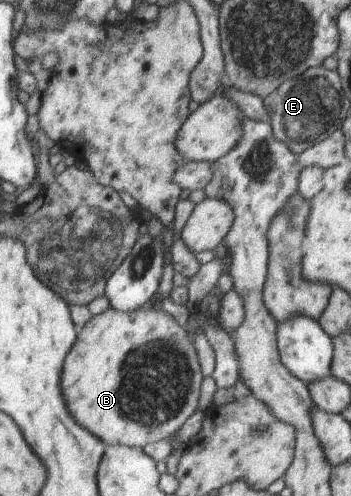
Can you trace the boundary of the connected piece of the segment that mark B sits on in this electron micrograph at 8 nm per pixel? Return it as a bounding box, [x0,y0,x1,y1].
[63,306,203,448]

